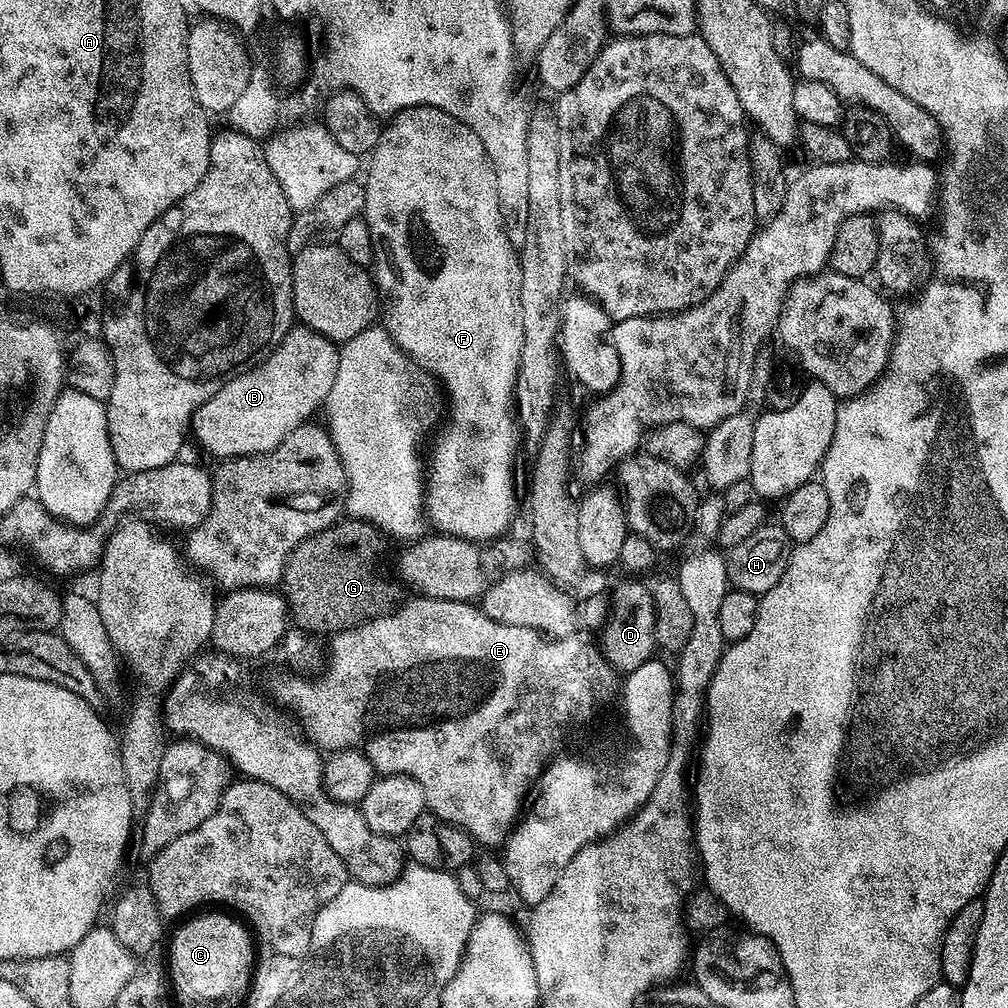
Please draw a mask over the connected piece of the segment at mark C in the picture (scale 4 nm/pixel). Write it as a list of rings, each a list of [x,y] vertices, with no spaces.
[[[227,911],[205,912],[208,912],[205,916],[193,915],[188,918],[193,920],[185,919],[185,924],[173,934],[172,941],[168,944],[166,968],[170,973],[171,987],[173,984],[182,995],[193,996],[196,1000],[224,1000],[227,996],[234,995],[239,988],[247,989],[253,979],[254,936],[243,923],[240,925],[235,920],[235,915]]]

